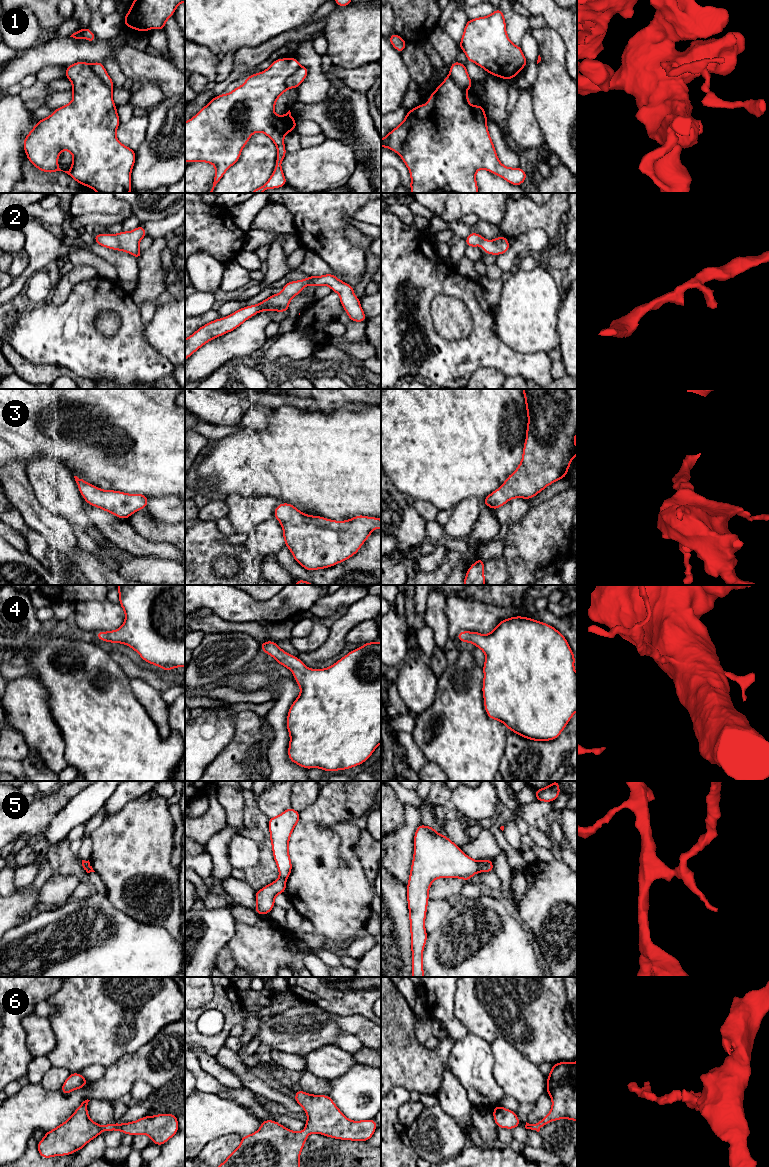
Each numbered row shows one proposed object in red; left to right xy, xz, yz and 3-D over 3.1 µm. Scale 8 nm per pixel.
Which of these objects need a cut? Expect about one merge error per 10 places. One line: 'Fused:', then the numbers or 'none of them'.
Fused: 1, 5

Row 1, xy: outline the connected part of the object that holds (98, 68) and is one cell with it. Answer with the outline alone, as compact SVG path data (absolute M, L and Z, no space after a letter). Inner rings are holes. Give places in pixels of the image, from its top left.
M103 62L90 63L89 66L108 88L114 88L113 80L106 72Z

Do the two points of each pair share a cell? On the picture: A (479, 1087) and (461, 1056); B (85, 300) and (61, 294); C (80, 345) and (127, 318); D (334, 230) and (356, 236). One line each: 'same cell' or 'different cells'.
A: same cell
B: different cells
C: same cell
D: different cells

